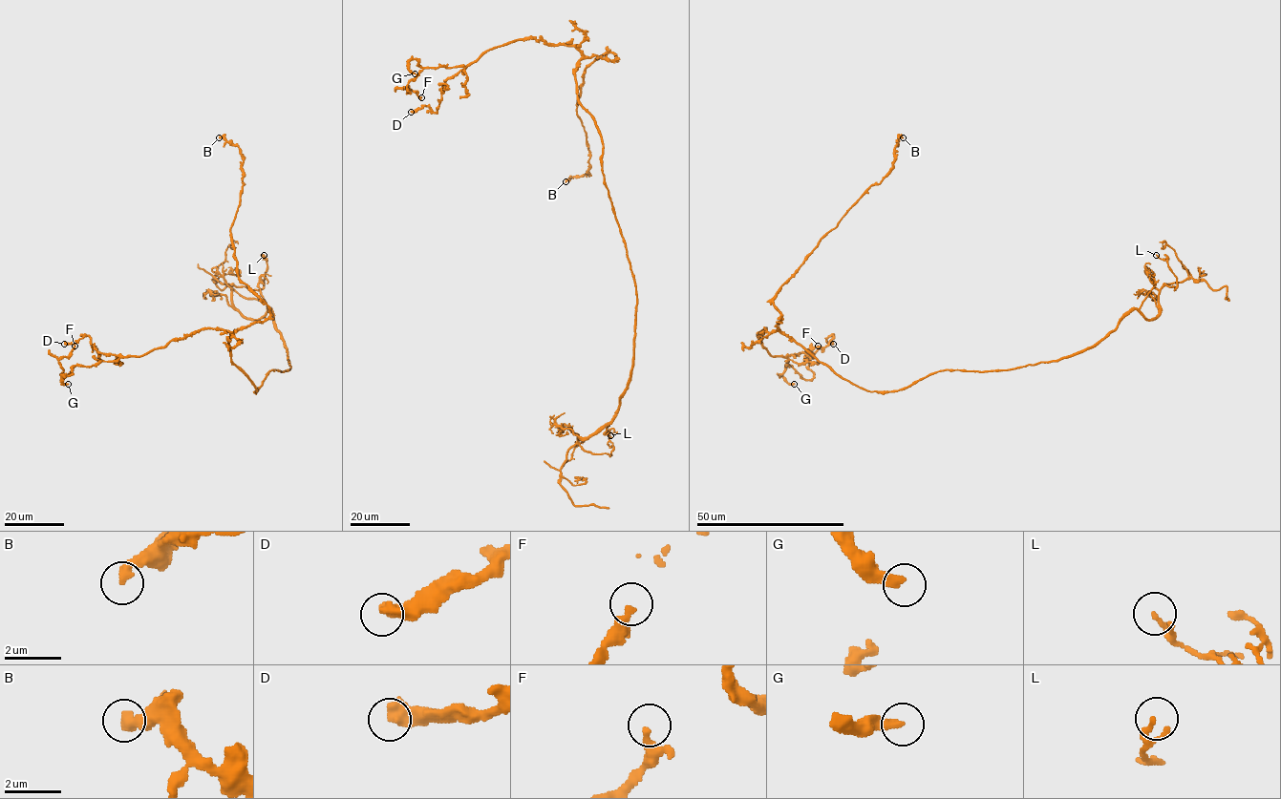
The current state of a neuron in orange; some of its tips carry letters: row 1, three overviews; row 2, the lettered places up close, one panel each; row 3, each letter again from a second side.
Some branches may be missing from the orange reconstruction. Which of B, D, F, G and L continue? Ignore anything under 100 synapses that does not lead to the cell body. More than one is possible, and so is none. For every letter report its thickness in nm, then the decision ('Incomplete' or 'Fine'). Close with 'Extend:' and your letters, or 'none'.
B: Thickness 420 nm. Fine
D: Thickness 550 nm. Fine
F: Thickness 240 nm. Fine
G: Thickness 340 nm. Fine
L: Thickness 120 nm. Fine
Extend: none

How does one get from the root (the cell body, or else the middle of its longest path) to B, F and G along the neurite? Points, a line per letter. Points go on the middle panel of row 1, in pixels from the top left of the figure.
B: (607, 186), (575, 68), (616, 60), (610, 52), (586, 69), (576, 108), (589, 173), (565, 181)
F: (607, 186), (574, 47), (520, 38), (464, 67), (424, 68), (405, 87), (421, 97)
G: (607, 186), (601, 135), (577, 95), (582, 53), (574, 47), (520, 38), (464, 67), (411, 59), (415, 73)

